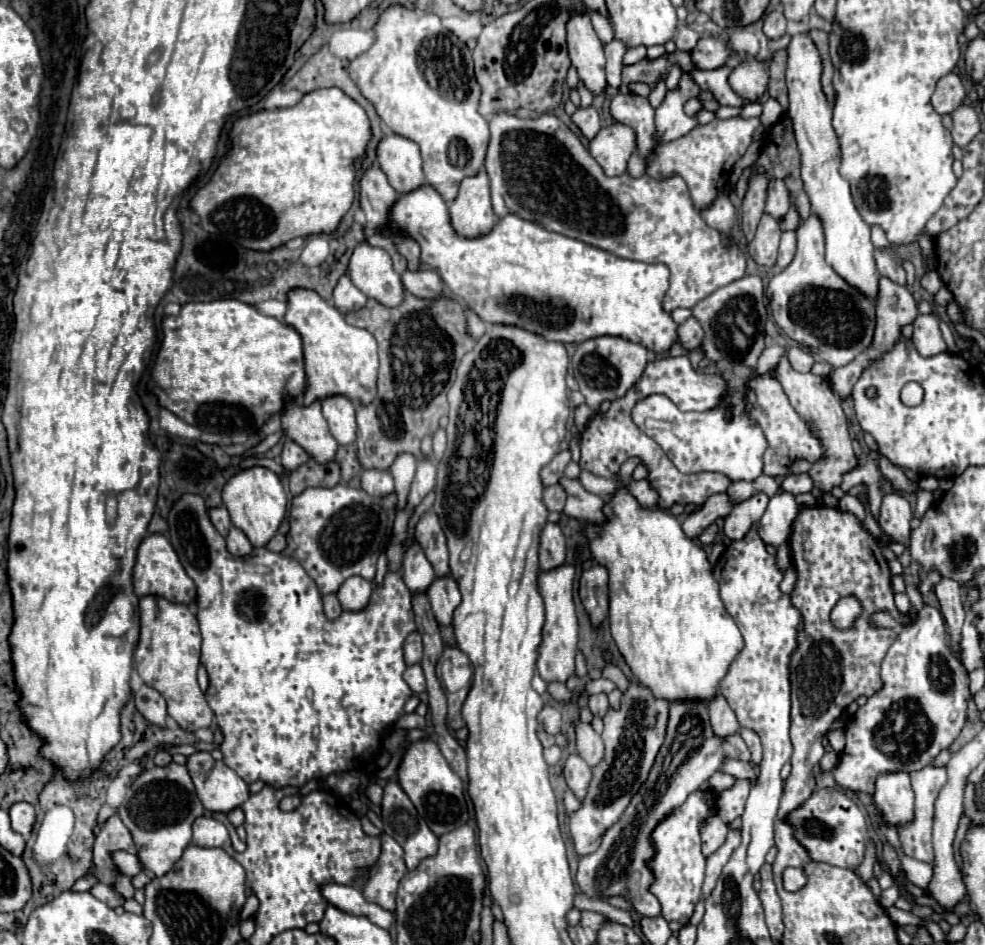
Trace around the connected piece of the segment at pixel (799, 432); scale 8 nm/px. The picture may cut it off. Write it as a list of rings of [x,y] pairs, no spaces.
[[[755,377],[751,381],[751,393],[749,393],[749,409],[751,409],[751,419],[759,423],[759,427],[765,431],[765,437],[769,441],[769,447],[765,451],[763,463],[765,463],[765,473],[771,477],[787,475],[791,469],[791,463],[795,459],[807,459],[815,463],[823,455],[823,443],[821,439],[813,433],[811,425],[799,417],[799,413],[791,407],[785,391],[781,389],[779,381],[775,377]]]

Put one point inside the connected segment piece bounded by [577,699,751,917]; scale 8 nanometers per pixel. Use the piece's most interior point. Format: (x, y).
(691, 753)

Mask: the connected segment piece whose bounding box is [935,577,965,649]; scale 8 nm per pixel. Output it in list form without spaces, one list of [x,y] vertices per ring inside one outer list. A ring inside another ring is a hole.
[[[941,577],[941,581],[935,585],[935,593],[937,593],[937,599],[941,603],[941,613],[945,617],[947,627],[949,627],[953,645],[955,645],[955,649],[959,649],[957,645],[959,645],[959,639],[961,639],[961,627],[963,627],[963,621],[965,621],[961,587],[955,579]]]

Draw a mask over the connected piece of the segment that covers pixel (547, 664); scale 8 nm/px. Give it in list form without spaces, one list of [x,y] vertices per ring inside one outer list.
[[[575,564],[561,565],[551,571],[539,571],[539,595],[545,601],[545,629],[543,639],[537,649],[537,671],[539,675],[551,681],[567,681],[575,673],[575,655],[577,655],[577,615],[571,595],[571,583],[576,573]]]

